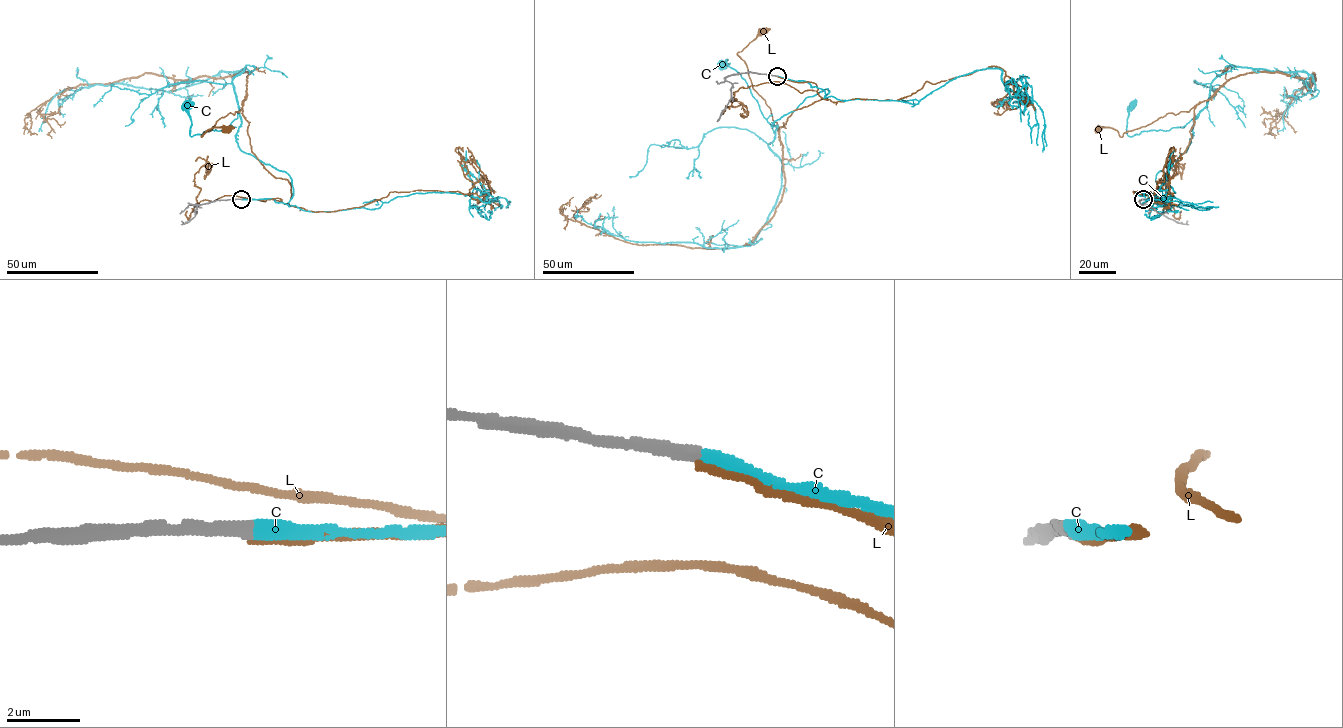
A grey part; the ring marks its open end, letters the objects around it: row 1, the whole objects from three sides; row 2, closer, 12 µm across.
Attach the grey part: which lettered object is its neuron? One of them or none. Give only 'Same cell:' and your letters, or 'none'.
Same cell: C

